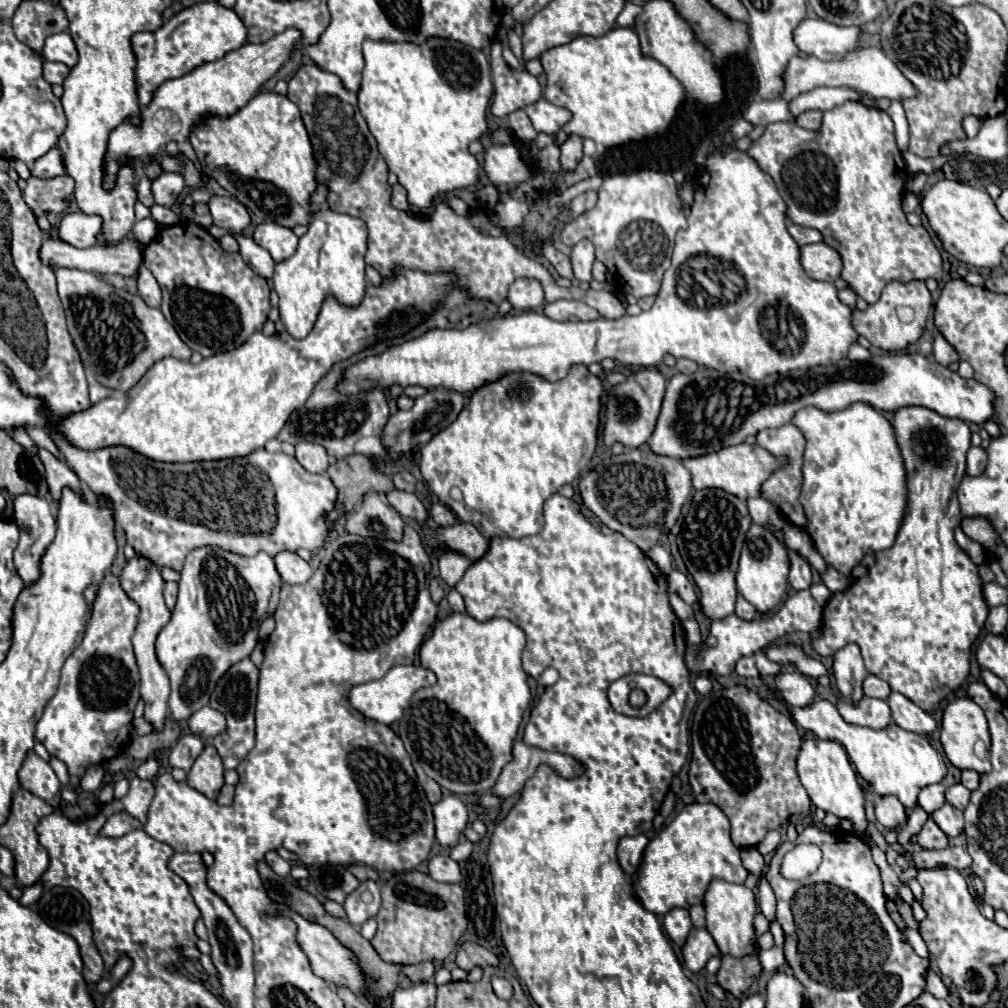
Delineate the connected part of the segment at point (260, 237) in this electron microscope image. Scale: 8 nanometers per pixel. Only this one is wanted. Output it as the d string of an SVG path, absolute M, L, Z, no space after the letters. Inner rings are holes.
M278 223L258 225L254 229L252 239L256 239L256 243L260 243L260 247L264 247L276 263L294 255L296 247L298 247L298 237L288 227L282 227Z

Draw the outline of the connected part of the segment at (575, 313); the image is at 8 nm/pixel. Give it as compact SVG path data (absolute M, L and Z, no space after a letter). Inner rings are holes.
M568 299L546 303L544 315L550 319L558 319L558 321L592 321L592 319L600 317L600 313L592 307L588 307L586 303L568 301Z

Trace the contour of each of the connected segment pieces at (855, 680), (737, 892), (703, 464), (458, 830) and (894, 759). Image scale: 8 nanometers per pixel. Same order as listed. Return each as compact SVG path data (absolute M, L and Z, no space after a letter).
M848 643L842 649L834 653L834 679L836 687L848 701L860 701L862 693L862 681L868 675L860 647L856 643Z
M714 879L704 893L704 909L706 909L706 929L716 939L722 955L744 957L752 953L754 939L754 915L756 915L756 899L752 889L738 883L728 883L722 879Z
M740 443L734 447L724 447L716 453L708 453L702 457L694 459L684 459L684 467L692 473L692 485L696 491L700 489L724 489L726 493L736 495L738 499L746 501L750 497L760 497L762 495L762 483L780 467L788 463L784 457L774 457L768 451L764 451L760 445L748 445Z
M448 795L434 805L434 819L436 819L436 843L442 847L458 845L460 835L468 823L466 805L456 795Z
M814 701L808 707L790 707L792 719L820 739L832 739L842 743L846 749L850 761L856 765L860 777L872 787L872 791L880 797L884 795L894 795L906 809L916 807L916 797L922 787L940 783L946 775L946 765L944 759L924 735L904 731L896 727L896 723L890 723L884 729L870 729L870 727L858 727L846 723L836 707L828 701Z

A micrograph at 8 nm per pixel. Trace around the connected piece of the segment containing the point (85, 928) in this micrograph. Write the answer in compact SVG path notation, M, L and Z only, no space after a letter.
M54 887L54 889L48 889L44 891L44 895L40 897L38 901L38 913L40 917L50 925L50 927L56 927L58 931L70 935L72 939L76 939L78 947L80 947L80 955L82 955L82 961L84 961L84 979L88 983L98 983L104 975L104 963L102 963L102 957L94 945L94 939L92 939L92 925L90 925L90 907L88 907L88 901L76 891L76 889L66 889L66 887Z

